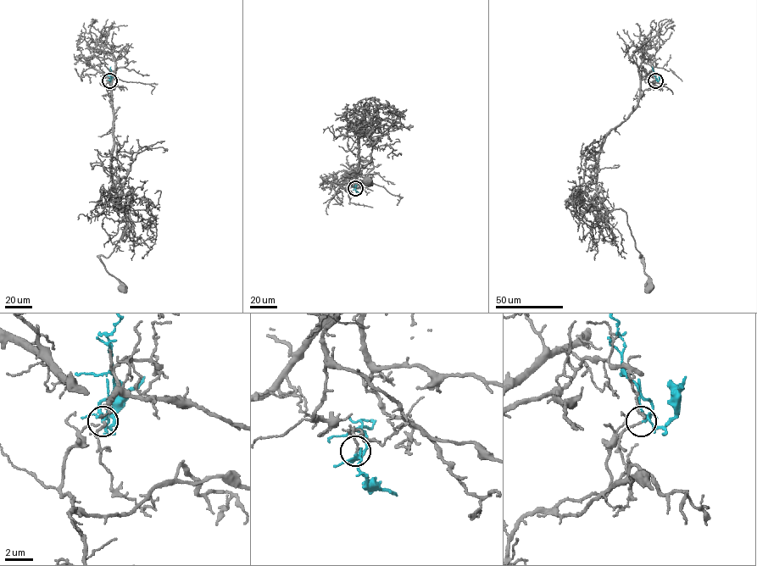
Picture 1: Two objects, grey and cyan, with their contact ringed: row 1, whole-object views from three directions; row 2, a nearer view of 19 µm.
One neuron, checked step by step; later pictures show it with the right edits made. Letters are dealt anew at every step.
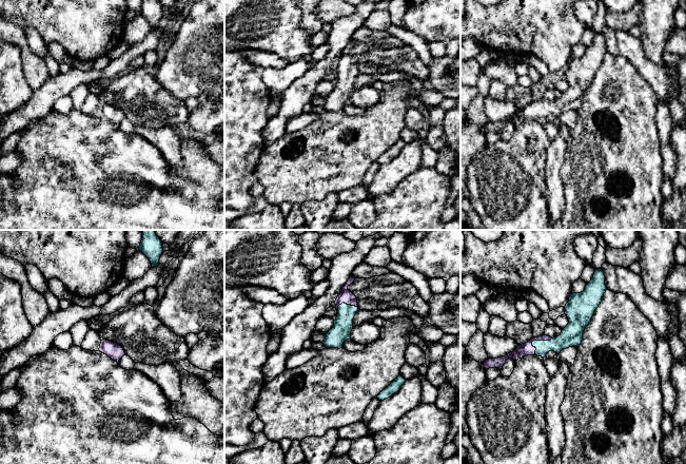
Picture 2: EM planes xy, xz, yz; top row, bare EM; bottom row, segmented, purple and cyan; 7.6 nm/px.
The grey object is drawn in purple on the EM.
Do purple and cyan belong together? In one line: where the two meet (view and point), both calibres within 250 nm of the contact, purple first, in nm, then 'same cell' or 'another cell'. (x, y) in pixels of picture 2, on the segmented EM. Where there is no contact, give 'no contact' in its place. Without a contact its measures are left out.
meets purple in yz at (535, 340); 100 nm thick on the purple side, 140 nm on the other; same cell

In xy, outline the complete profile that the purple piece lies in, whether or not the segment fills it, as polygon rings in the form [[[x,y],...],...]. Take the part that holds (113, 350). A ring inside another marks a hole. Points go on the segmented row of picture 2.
[[[109,340],[101,341],[99,351],[106,354],[109,357],[117,363],[123,355],[125,355],[125,351],[120,345]]]

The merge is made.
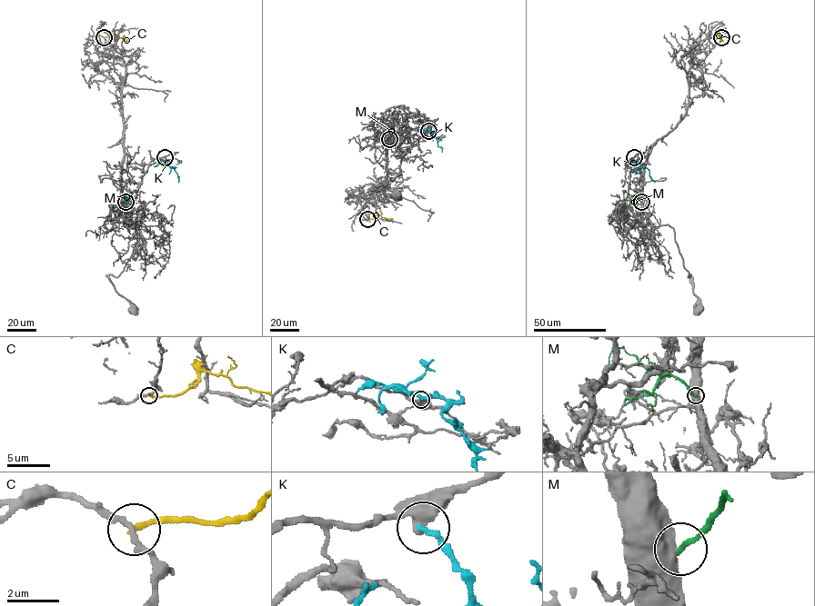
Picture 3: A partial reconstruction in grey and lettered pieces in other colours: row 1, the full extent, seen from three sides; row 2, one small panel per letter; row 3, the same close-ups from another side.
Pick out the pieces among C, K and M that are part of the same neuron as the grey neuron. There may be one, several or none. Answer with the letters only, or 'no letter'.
no letter

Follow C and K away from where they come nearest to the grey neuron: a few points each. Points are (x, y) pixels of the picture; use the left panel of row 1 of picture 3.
C: (104, 37), (114, 34), (129, 41)
K: (165, 158), (168, 165), (174, 167), (178, 182)

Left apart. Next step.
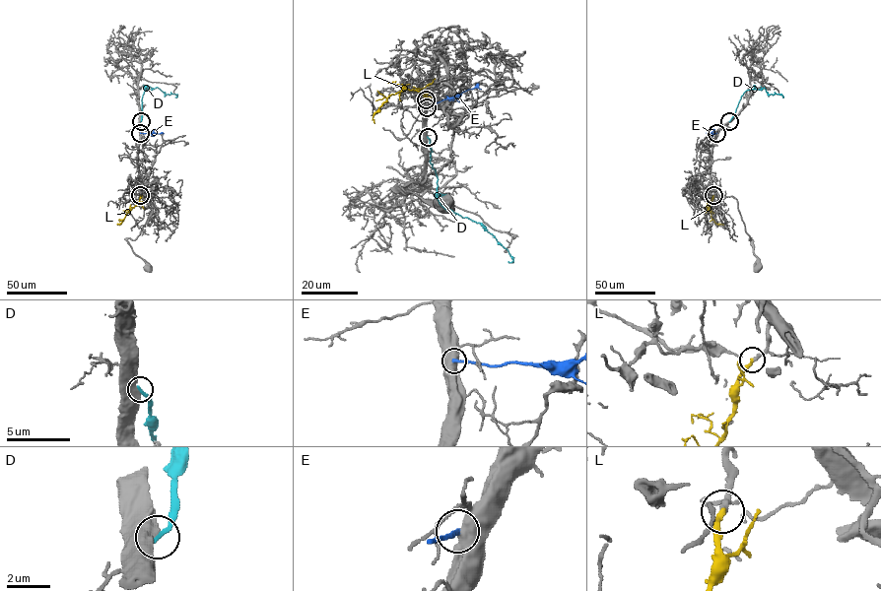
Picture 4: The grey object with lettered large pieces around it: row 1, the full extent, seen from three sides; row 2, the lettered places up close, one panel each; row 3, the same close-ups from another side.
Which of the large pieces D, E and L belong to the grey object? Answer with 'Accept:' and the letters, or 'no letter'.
Accept: L

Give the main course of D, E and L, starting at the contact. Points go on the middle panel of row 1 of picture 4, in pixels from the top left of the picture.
D: (428, 137), (430, 162), (437, 176), (437, 199), (442, 206), (480, 223), (507, 249), (512, 260), (508, 261)
E: (427, 106), (452, 99), (468, 89), (481, 89)
L: (426, 99), (425, 95), (415, 90), (403, 89), (390, 95), (372, 117), (374, 123)

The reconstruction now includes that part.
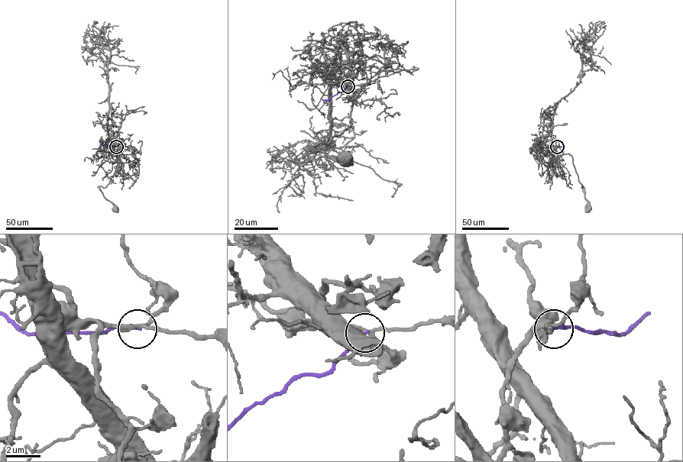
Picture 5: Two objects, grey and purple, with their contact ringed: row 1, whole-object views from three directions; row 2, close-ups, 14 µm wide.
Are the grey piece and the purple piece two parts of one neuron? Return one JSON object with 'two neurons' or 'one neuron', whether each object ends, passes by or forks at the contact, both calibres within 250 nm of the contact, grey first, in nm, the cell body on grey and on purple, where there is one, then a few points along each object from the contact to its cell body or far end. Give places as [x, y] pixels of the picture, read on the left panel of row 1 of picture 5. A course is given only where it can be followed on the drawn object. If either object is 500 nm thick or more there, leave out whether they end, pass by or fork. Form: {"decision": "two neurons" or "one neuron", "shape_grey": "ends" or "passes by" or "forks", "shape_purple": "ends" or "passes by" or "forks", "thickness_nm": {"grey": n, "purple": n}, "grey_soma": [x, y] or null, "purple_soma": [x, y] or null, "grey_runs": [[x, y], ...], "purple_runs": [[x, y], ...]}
{"decision": "two neurons", "shape_grey": "forks", "shape_purple": "ends", "thickness_nm": {"grey": 220, "purple": 200}, "grey_soma": [115, 208], "purple_soma": null, "grey_runs": [[116, 146], [114, 150], [118, 156], [118, 153], [115, 171], [105, 187], [99, 187], [103, 195], [115, 208]], "purple_runs": [[116, 146], [106, 145], [107, 142]]}

